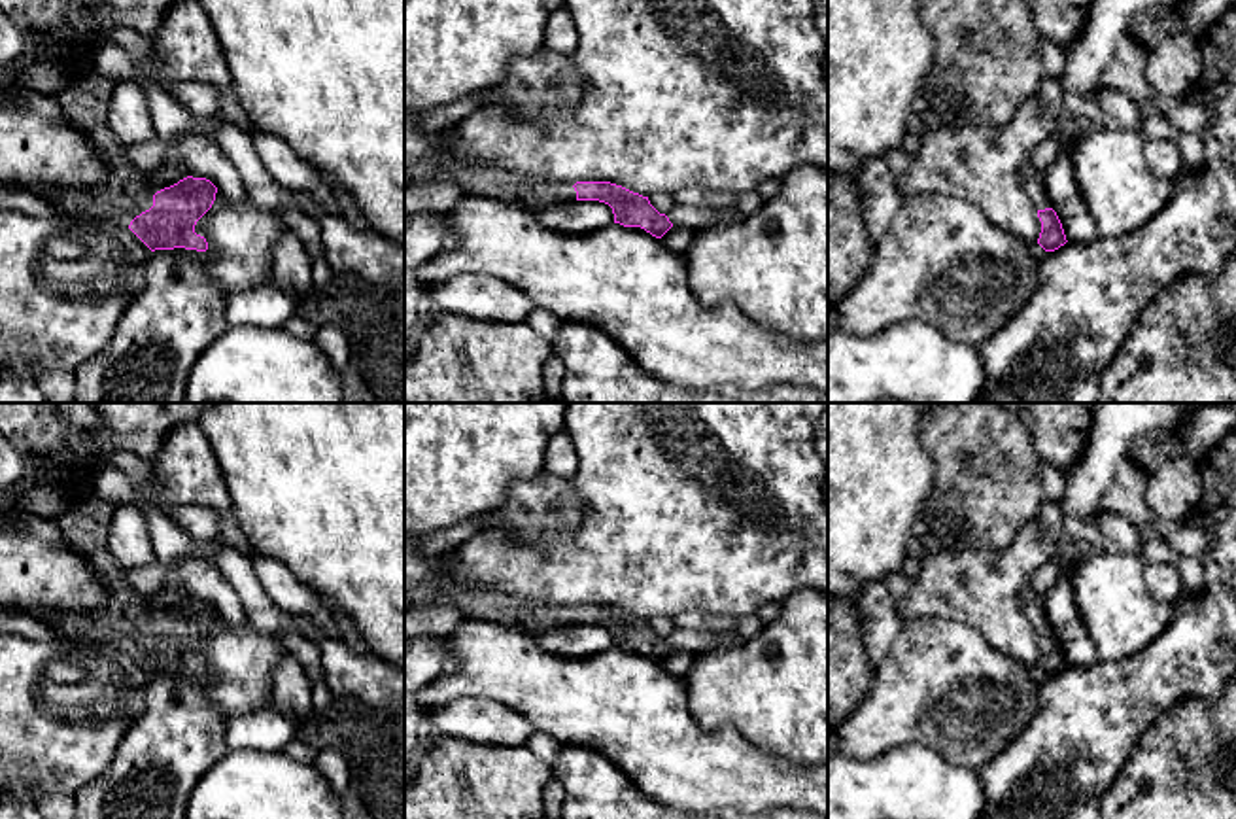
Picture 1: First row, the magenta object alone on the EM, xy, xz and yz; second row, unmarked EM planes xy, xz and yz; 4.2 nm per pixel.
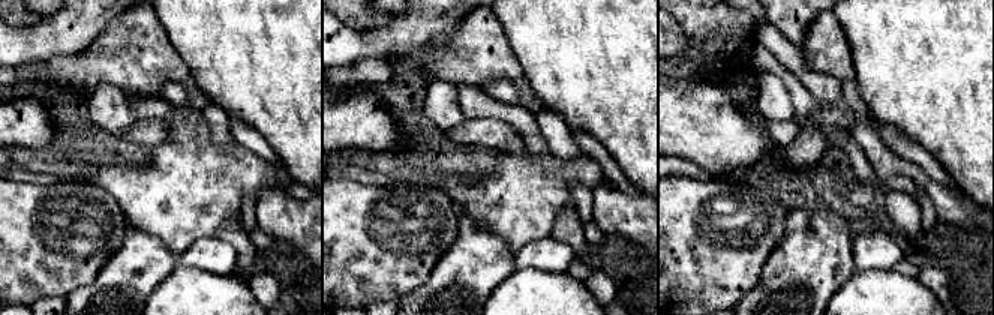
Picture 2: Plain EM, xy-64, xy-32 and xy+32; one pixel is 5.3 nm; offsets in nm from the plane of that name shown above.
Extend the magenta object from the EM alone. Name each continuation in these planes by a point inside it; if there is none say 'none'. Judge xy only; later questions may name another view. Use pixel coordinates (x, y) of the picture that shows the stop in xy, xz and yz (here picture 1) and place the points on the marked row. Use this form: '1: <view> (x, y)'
1: xy (127, 191)

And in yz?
1: yz (1030, 178)

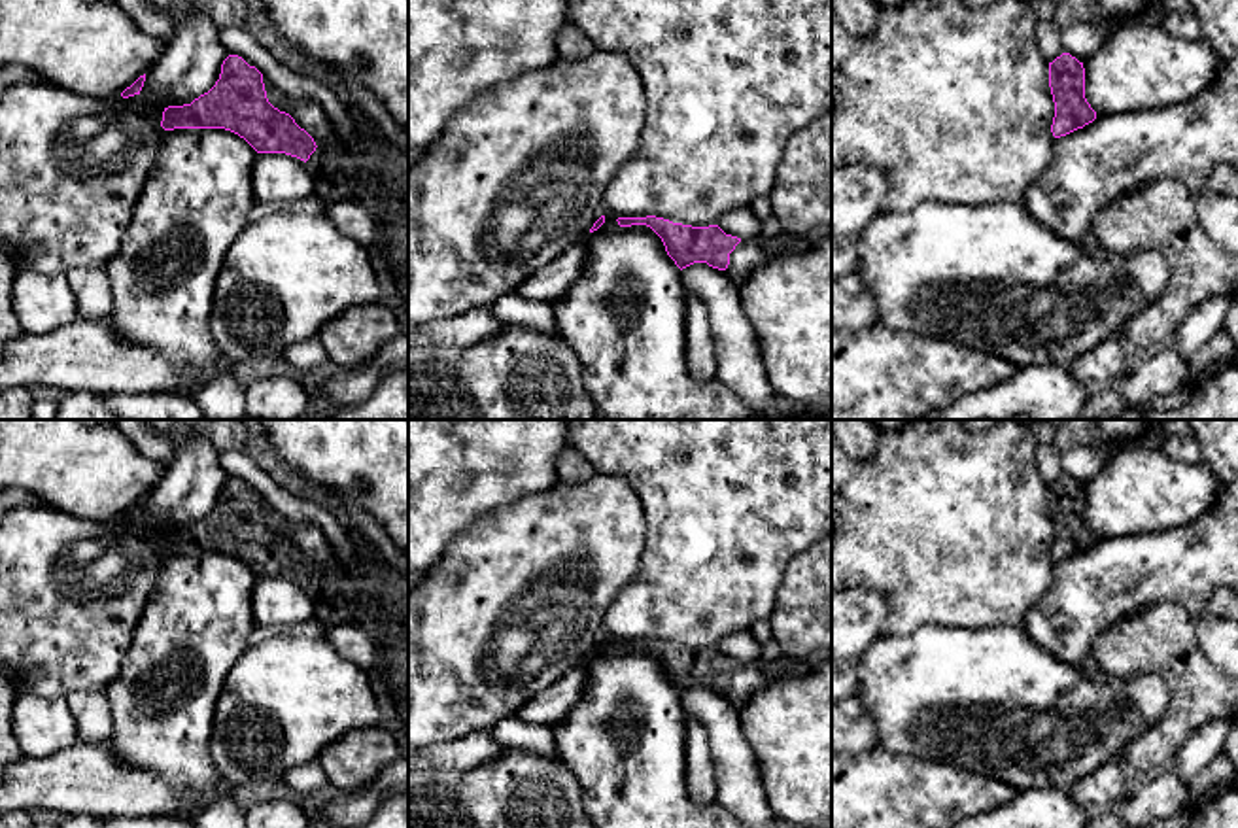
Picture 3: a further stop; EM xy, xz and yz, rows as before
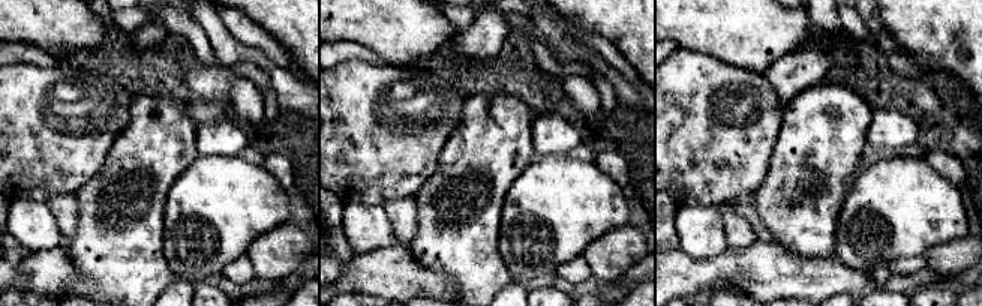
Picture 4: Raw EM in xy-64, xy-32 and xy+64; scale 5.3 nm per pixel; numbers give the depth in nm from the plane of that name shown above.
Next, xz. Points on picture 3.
1: xz (751, 254)

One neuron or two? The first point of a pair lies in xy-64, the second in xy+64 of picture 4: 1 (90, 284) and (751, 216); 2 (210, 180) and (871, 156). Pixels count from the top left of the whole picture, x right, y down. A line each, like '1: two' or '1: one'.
1: two
2: two

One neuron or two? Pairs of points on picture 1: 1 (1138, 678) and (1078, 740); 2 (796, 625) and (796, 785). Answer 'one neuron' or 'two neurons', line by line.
1: one neuron
2: two neurons

